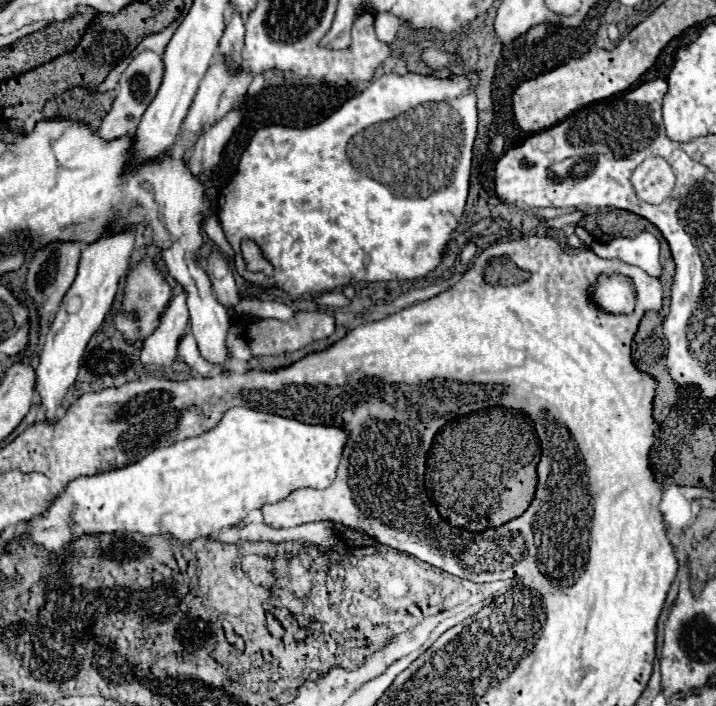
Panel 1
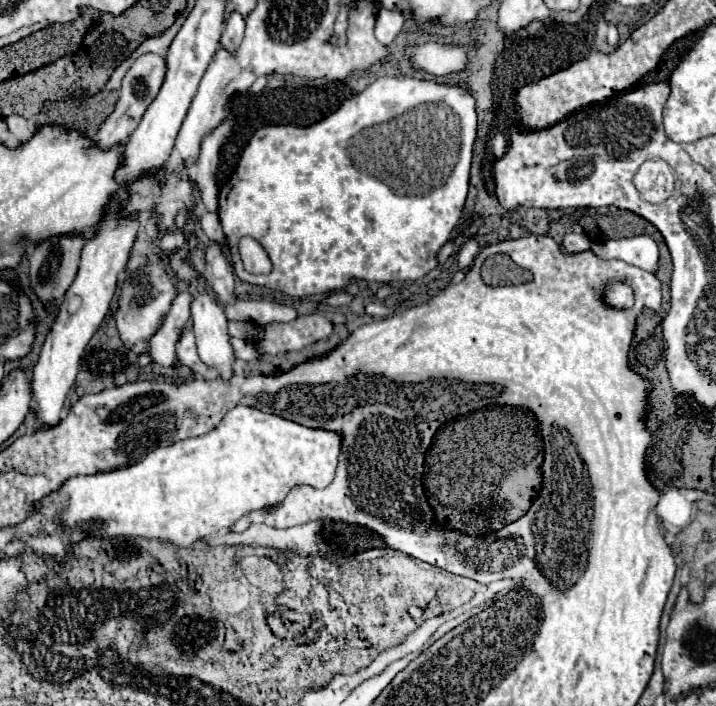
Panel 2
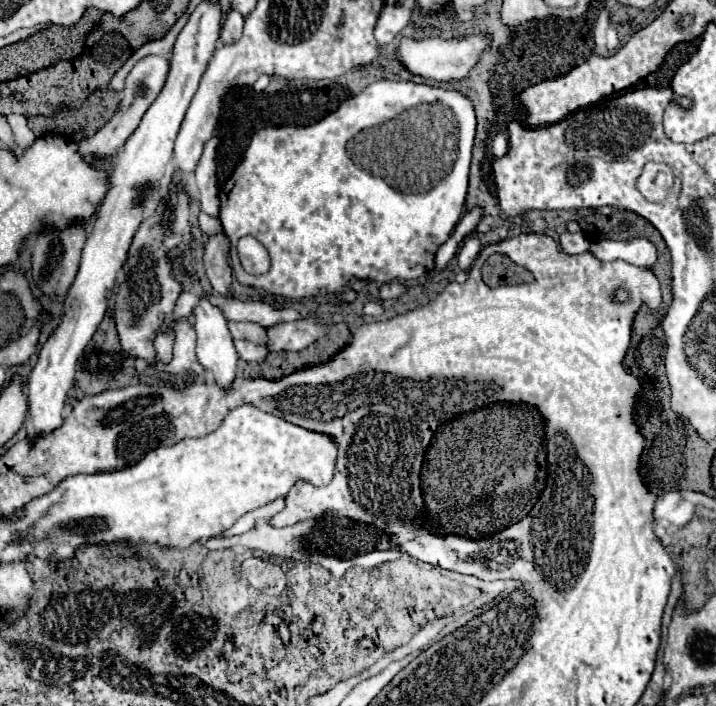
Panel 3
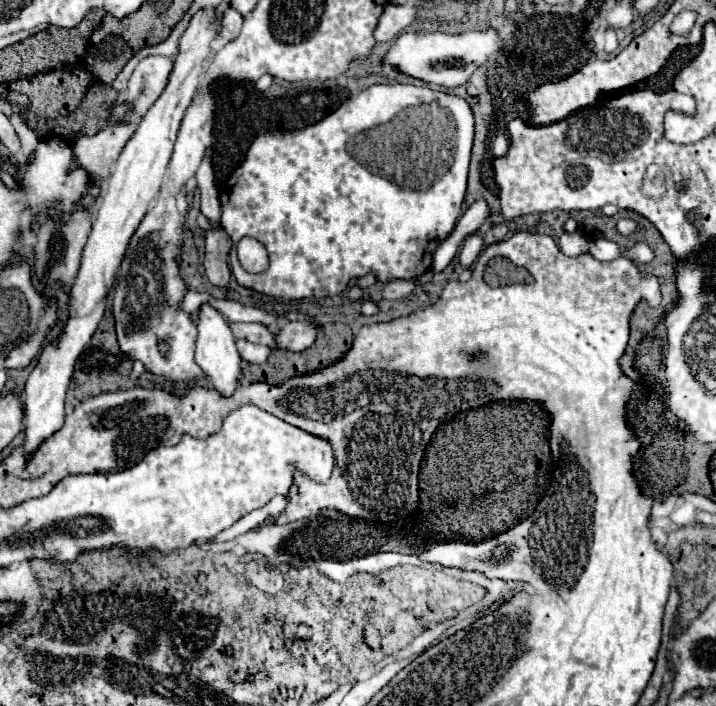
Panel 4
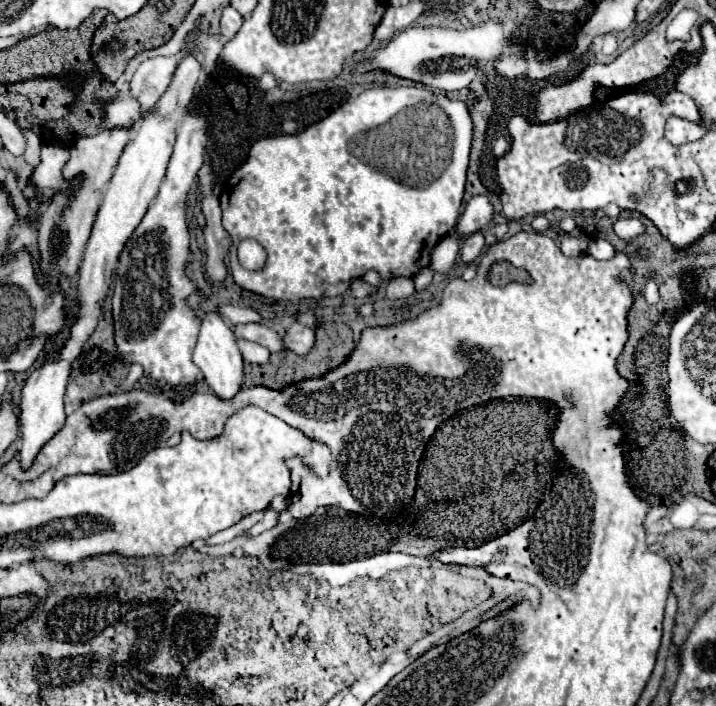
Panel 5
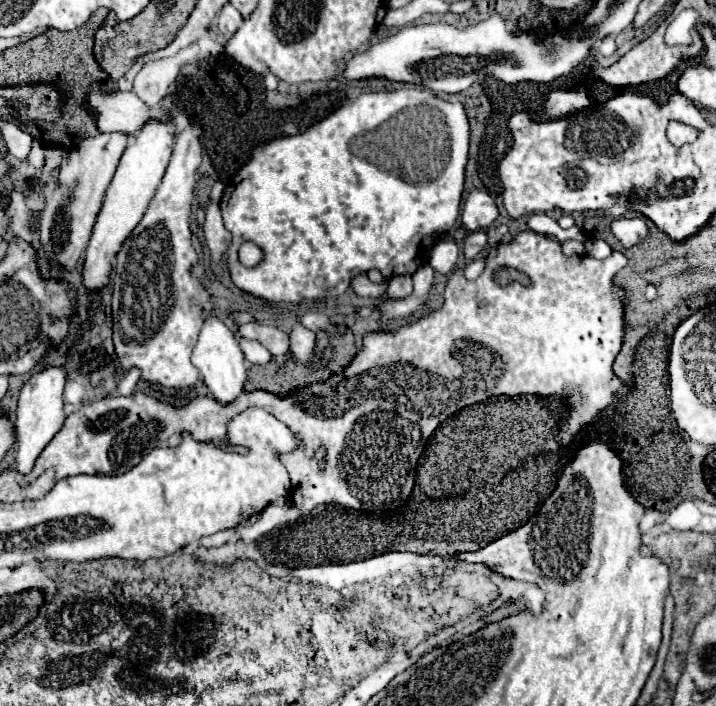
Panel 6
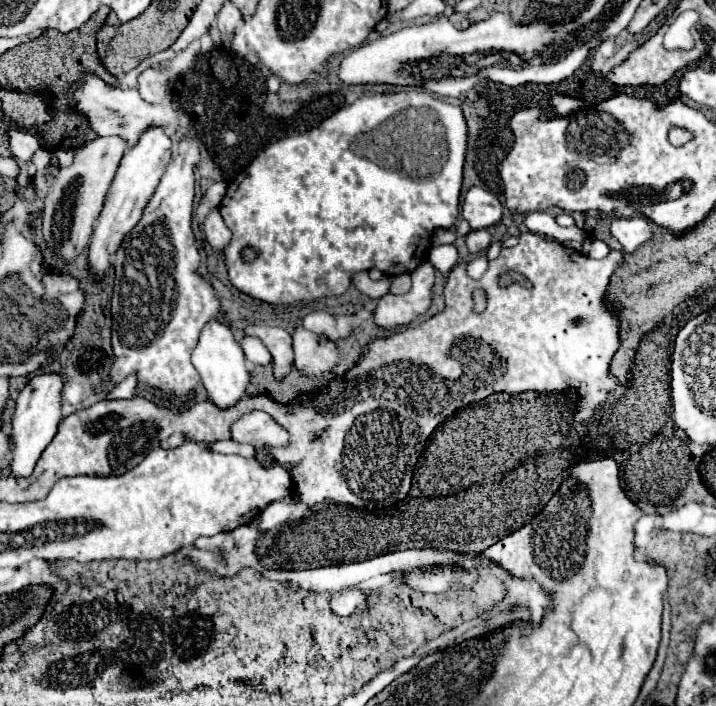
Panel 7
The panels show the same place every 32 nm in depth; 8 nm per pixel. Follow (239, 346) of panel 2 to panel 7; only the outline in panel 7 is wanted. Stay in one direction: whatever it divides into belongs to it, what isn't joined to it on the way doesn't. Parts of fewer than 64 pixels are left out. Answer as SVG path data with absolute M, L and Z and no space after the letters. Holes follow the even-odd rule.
M244 336L242 342L240 342L246 358L252 362L252 364L270 364L272 362L272 356L268 352L268 348L264 346L264 342L260 338L254 338L254 336Z

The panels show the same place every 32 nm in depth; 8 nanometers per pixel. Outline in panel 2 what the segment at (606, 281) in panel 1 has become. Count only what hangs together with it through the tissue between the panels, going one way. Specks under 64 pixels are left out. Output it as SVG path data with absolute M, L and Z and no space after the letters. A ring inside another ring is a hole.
M612 282L612 284L608 284L606 290L604 290L604 298L614 308L630 308L632 300L634 300L632 290L624 282Z

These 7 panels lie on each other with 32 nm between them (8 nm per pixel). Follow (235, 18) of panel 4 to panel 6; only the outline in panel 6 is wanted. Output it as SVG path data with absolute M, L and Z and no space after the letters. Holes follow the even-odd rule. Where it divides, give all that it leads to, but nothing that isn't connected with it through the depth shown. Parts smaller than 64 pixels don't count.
M230 2L224 4L224 8L220 10L220 16L218 16L218 28L220 28L220 32L224 36L232 36L240 24L242 24L240 12Z

